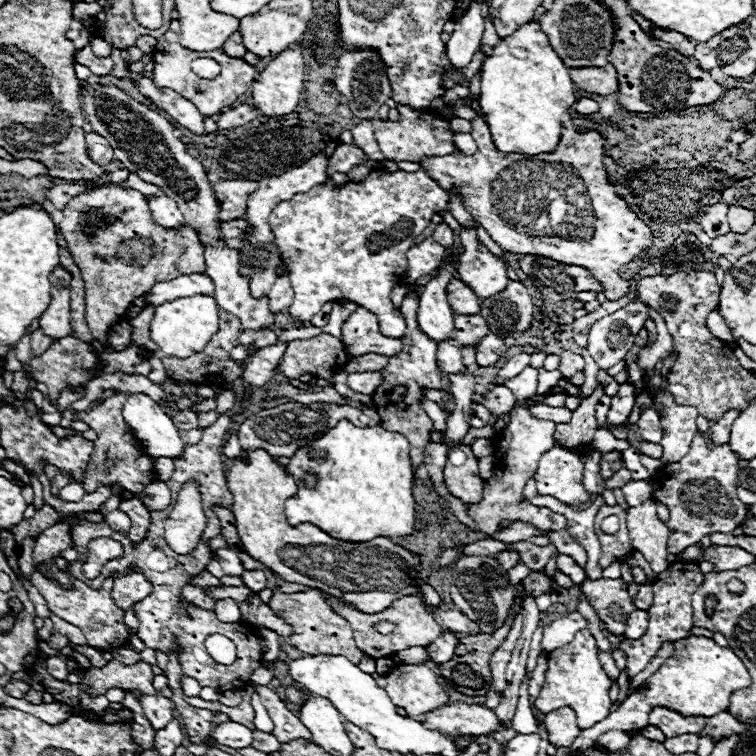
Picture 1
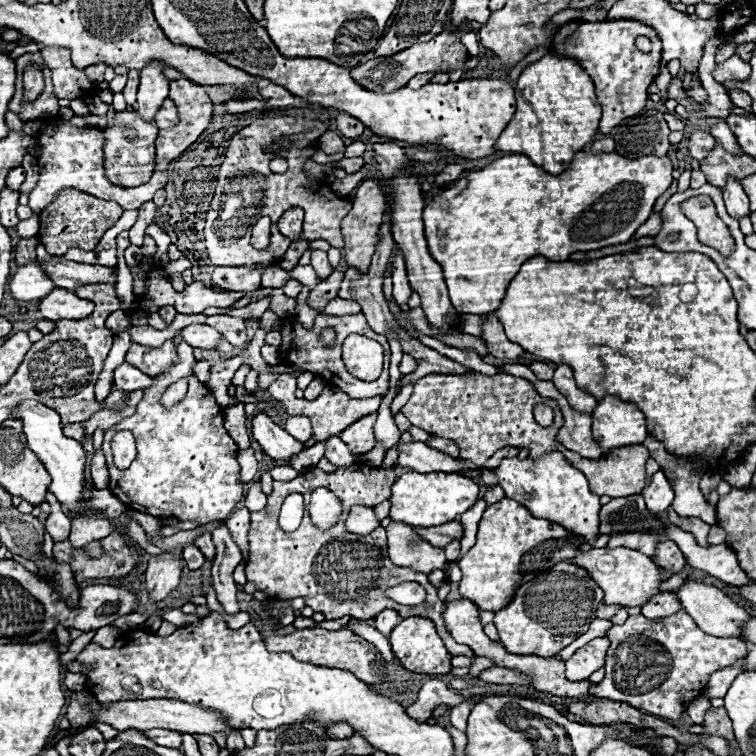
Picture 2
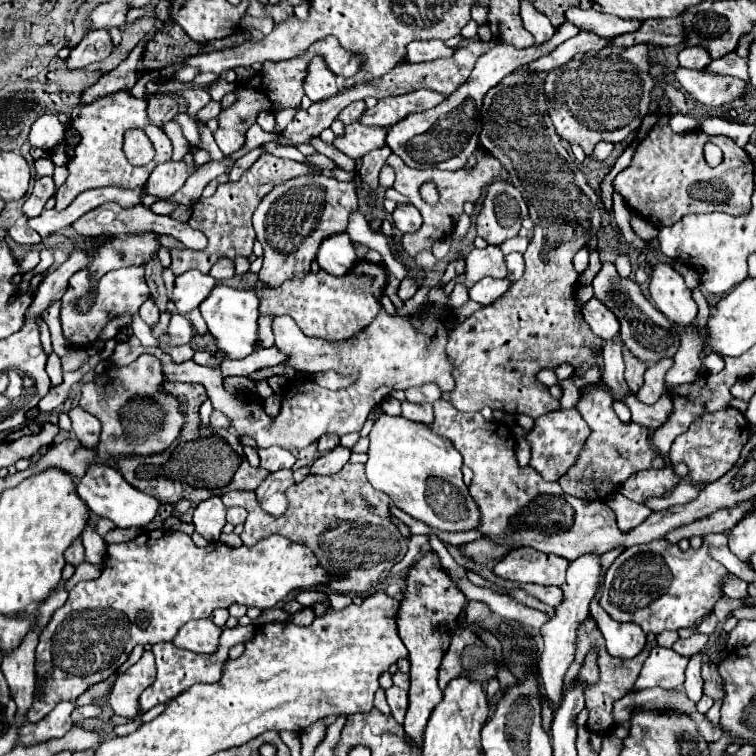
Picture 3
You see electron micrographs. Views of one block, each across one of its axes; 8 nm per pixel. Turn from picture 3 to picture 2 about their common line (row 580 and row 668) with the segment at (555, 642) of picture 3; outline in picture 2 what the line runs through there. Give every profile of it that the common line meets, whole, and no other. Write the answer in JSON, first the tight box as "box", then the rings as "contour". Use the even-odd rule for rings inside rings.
{"box":[564,638,610,682],"contour":[[[594,638],[586,646],[578,648],[570,660],[566,660],[566,670],[564,676],[570,682],[580,682],[588,680],[592,672],[604,666],[604,656],[608,650],[610,642],[608,638]]]}

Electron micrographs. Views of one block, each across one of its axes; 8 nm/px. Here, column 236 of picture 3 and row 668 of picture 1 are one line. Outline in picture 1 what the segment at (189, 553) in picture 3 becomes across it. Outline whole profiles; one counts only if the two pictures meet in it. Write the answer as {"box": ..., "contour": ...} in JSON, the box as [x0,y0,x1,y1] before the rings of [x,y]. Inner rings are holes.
{"box":[534,628,612,730],"contour":[[[582,628],[576,632],[576,636],[570,644],[556,648],[548,654],[546,678],[540,688],[538,698],[534,702],[534,708],[538,708],[540,712],[552,712],[560,706],[570,706],[576,712],[578,726],[584,730],[608,716],[610,706],[612,706],[612,700],[608,696],[610,686],[612,686],[612,682],[606,676],[606,672],[596,656],[596,640],[588,628]]]}

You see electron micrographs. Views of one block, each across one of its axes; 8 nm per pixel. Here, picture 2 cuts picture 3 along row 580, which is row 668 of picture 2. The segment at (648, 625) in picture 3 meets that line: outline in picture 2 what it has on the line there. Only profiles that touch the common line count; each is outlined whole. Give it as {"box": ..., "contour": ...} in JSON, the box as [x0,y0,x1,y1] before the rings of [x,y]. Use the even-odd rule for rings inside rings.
{"box":[590,610,748,722],"contour":[[[684,610],[658,620],[648,620],[642,614],[628,616],[624,624],[612,626],[606,636],[610,640],[604,664],[606,678],[592,686],[590,694],[630,702],[638,710],[668,718],[670,722],[676,722],[702,694],[712,672],[730,666],[748,652],[748,644],[740,638],[720,638],[702,632]]]}

